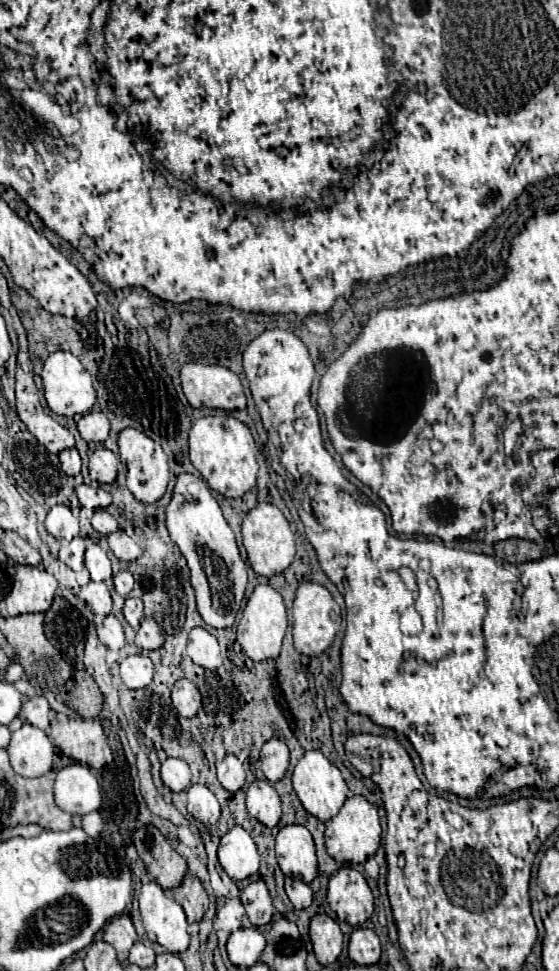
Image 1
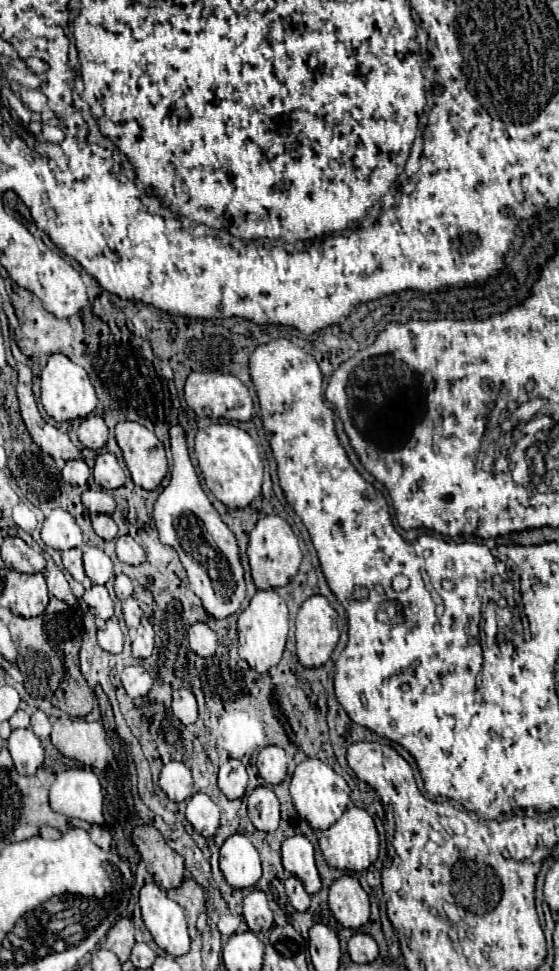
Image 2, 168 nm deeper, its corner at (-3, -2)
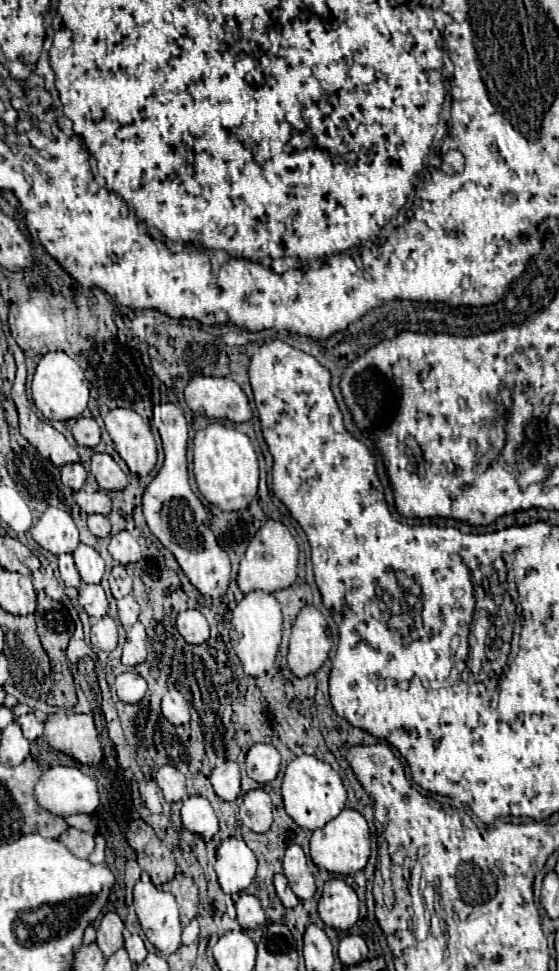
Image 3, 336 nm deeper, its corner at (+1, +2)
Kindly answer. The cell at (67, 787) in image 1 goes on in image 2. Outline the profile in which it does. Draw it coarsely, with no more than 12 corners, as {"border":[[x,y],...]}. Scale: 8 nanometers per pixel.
{"border":[[91,769],[59,773],[49,805],[103,823],[103,791]]}

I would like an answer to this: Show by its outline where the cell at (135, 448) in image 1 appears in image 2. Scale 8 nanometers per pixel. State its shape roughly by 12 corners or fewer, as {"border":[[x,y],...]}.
{"border":[[121,421],[115,439],[135,485],[157,489],[167,457],[155,433]]}

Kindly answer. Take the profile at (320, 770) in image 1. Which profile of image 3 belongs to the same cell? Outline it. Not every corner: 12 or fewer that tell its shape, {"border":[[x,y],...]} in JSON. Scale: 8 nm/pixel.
{"border":[[315,755],[287,765],[281,795],[289,817],[325,827],[347,801],[339,773]]}

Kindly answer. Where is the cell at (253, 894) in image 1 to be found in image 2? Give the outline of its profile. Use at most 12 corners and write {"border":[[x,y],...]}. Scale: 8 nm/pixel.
{"border":[[263,891],[245,895],[243,919],[253,933],[273,927]]}

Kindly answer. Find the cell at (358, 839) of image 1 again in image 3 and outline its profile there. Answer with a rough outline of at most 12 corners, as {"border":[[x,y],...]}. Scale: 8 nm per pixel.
{"border":[[343,809],[311,835],[319,869],[353,875],[369,861],[371,831]]}

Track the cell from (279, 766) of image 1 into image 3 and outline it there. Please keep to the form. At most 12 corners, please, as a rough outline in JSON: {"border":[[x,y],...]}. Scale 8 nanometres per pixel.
{"border":[[257,743],[247,755],[247,775],[269,783],[281,767],[279,751]]}

